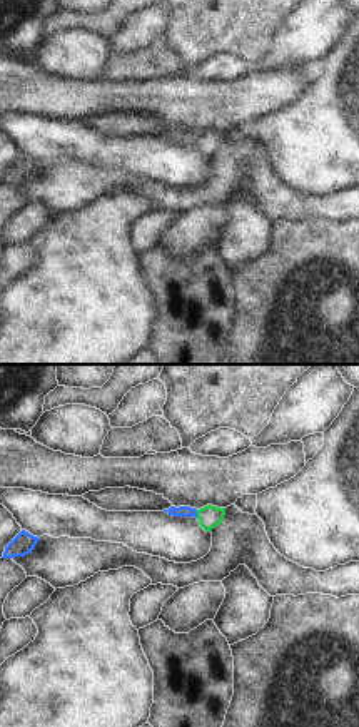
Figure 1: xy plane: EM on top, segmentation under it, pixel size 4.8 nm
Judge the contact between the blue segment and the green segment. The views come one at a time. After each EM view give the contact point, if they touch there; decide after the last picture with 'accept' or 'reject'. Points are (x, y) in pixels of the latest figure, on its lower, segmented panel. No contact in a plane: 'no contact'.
(196, 513)

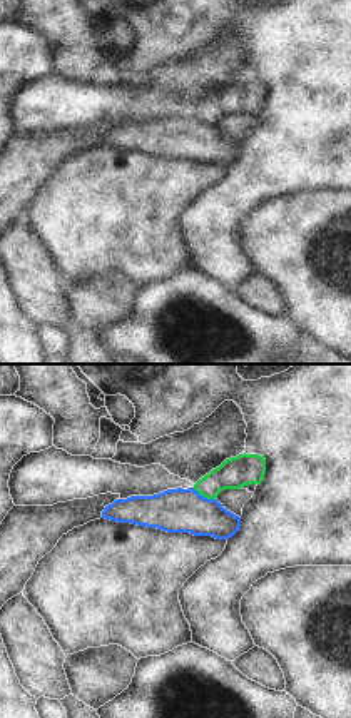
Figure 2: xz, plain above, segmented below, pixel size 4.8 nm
(203, 496)

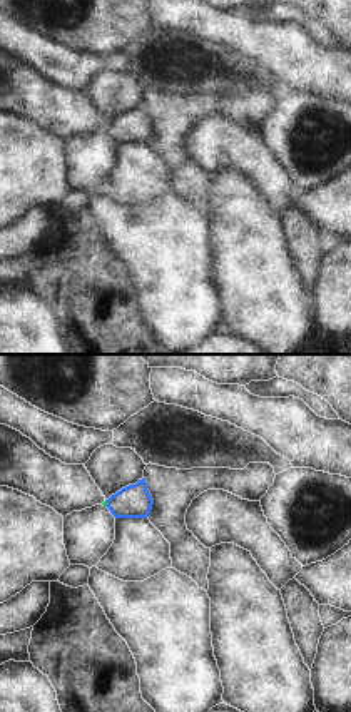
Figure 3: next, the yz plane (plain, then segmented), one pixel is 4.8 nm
(107, 503)

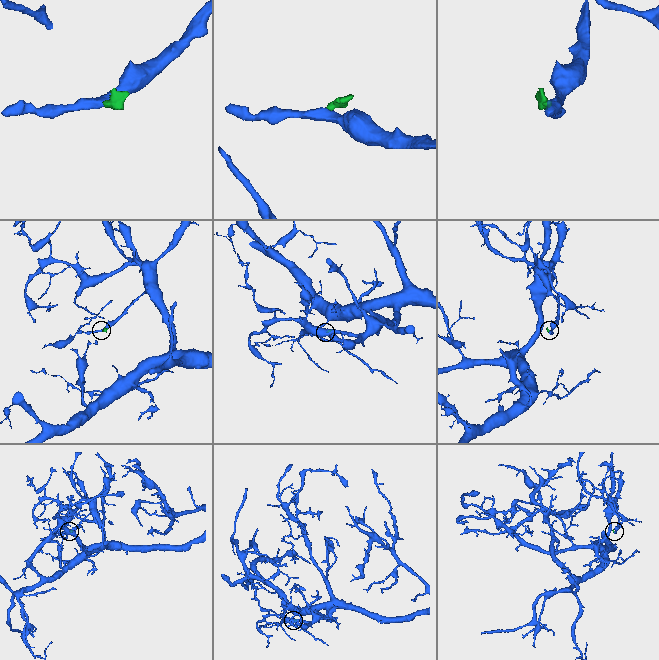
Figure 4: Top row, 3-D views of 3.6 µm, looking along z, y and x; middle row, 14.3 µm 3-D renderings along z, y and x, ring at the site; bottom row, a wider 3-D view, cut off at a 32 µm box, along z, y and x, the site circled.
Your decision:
reject

